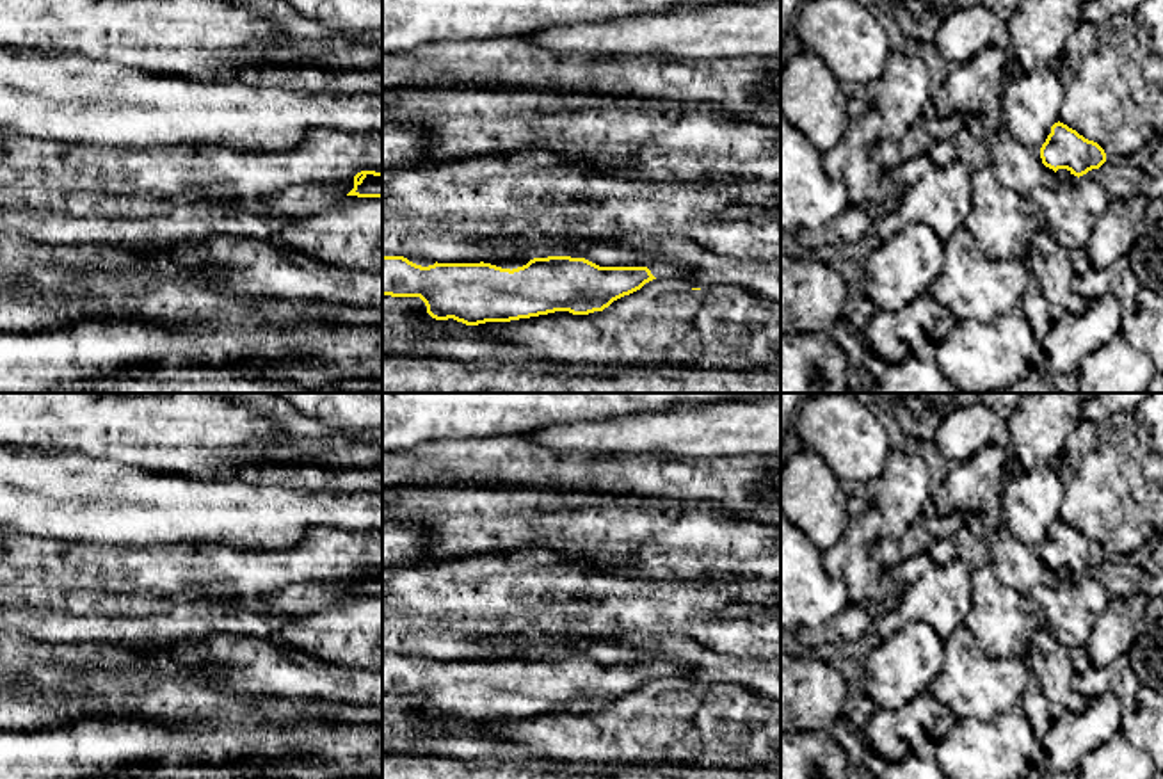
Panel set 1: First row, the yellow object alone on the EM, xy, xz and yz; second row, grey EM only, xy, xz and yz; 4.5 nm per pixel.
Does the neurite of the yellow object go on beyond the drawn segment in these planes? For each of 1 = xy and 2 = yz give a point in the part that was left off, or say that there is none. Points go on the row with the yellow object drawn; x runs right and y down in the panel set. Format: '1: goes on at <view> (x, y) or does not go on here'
1: does not go on here
2: does not go on here

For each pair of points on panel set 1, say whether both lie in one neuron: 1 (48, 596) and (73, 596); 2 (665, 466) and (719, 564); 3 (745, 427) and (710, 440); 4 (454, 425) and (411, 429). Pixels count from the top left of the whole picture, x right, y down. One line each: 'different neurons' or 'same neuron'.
1: same neuron
2: different neurons
3: same neuron
4: same neuron

